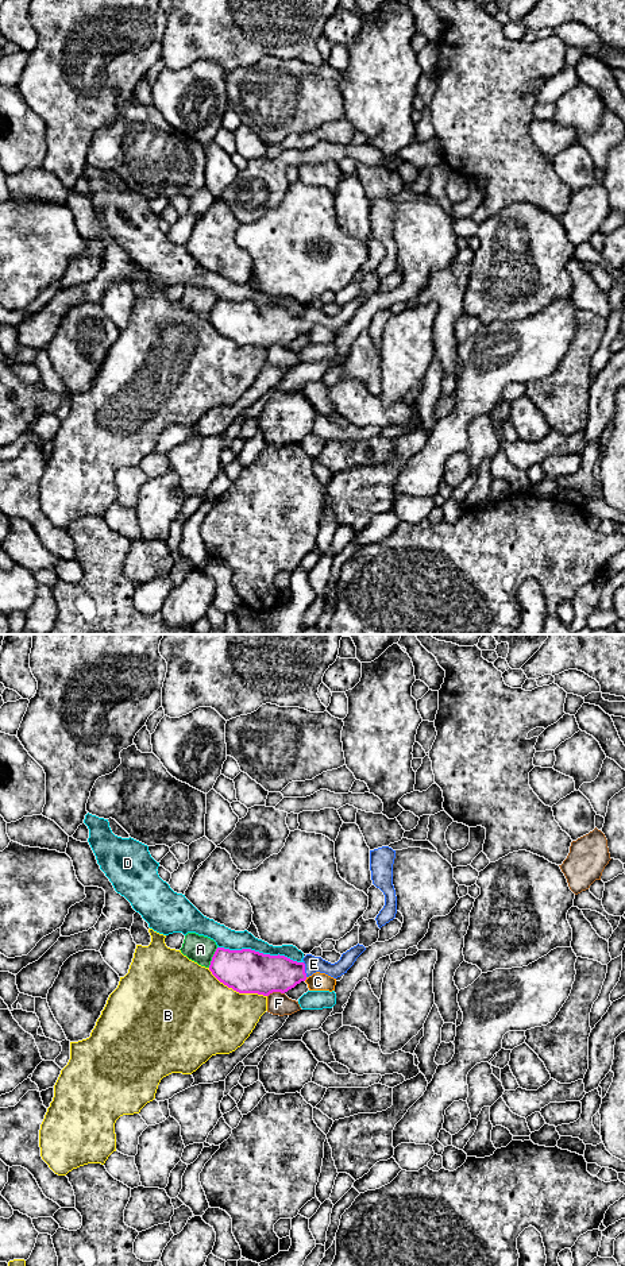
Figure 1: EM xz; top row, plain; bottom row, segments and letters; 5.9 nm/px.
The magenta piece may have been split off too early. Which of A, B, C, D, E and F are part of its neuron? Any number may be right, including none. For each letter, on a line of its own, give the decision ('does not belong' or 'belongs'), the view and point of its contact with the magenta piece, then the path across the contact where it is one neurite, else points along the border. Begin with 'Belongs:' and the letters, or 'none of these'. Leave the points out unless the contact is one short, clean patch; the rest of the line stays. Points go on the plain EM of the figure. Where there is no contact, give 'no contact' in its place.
Belongs: E
A: does not belong; meets magenta in xz at (212, 309)
B: does not belong; meets magenta in xz at (236, 343)
C: does not belong; meets magenta in xz at (305, 331)
D: does not belong; meets magenta in xz at (261, 305)
E: belongs; meets magenta in xz at (304, 321); runs through xz (262, 325), (290, 325), (304, 321), (313, 316)
F: does not belong; meets magenta in xz at (276, 343)

